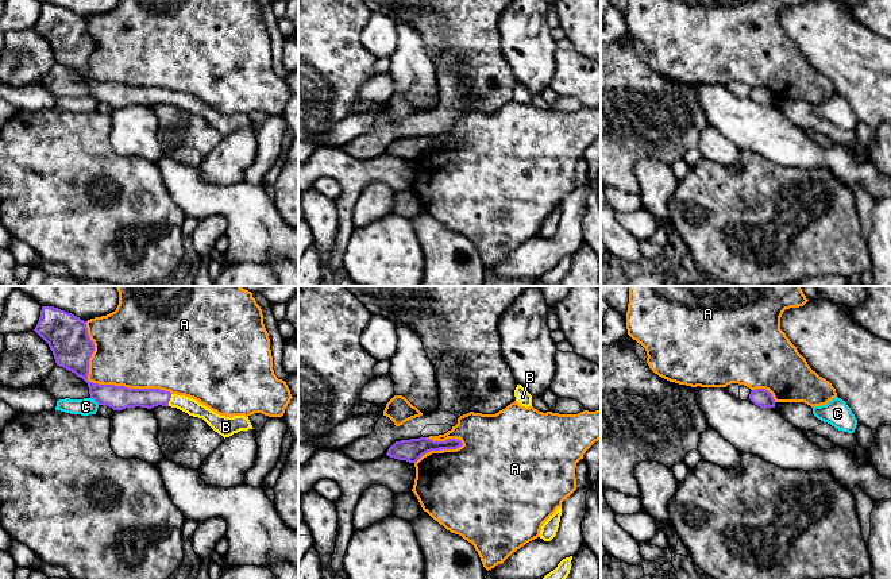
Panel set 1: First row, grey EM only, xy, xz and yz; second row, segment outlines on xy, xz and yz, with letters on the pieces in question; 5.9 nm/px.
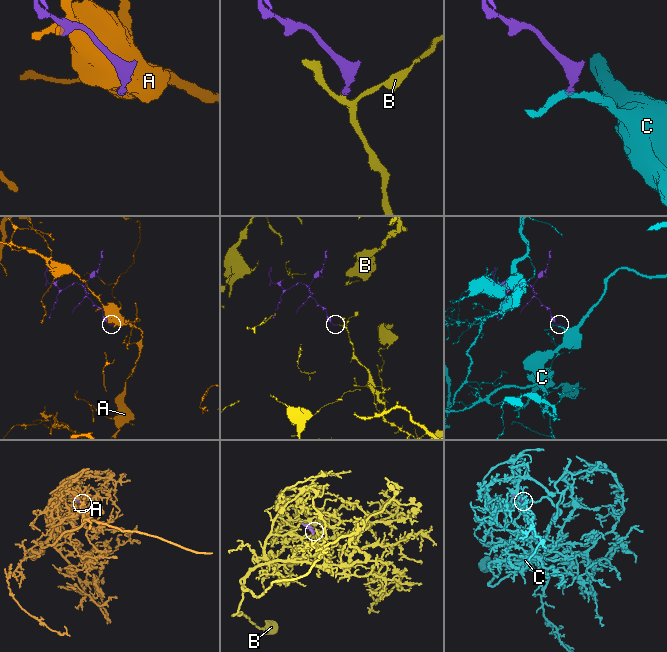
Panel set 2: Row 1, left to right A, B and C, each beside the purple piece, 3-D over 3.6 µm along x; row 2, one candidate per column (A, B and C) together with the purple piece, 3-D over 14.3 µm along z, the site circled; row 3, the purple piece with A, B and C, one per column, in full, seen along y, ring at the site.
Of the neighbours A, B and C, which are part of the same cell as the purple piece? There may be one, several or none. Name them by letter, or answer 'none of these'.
B

